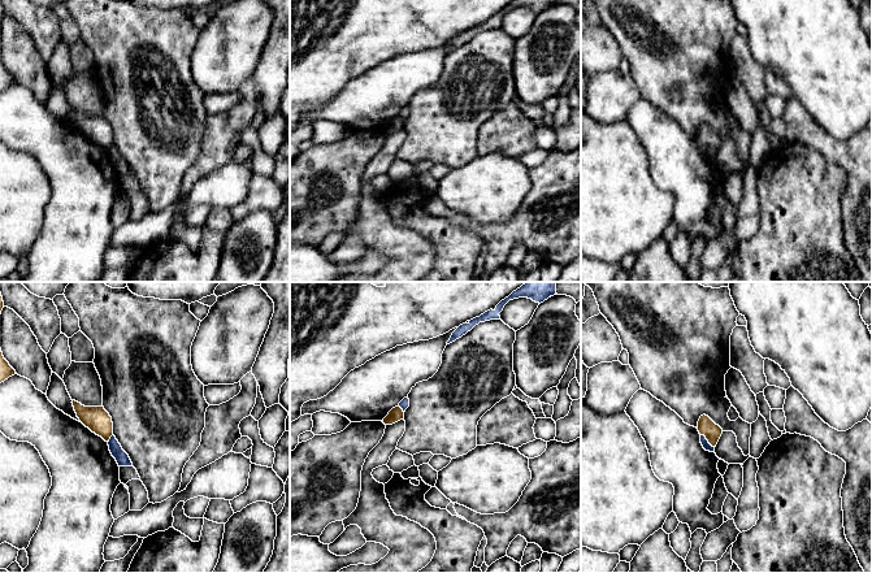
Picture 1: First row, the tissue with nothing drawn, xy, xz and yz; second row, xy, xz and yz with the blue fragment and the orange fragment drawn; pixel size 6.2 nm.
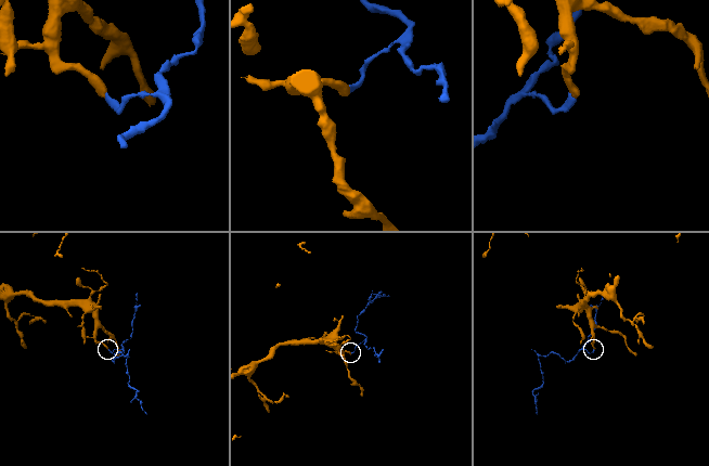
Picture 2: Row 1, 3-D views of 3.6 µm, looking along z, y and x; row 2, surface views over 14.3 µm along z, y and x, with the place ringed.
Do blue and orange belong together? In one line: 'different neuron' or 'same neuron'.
different neuron

